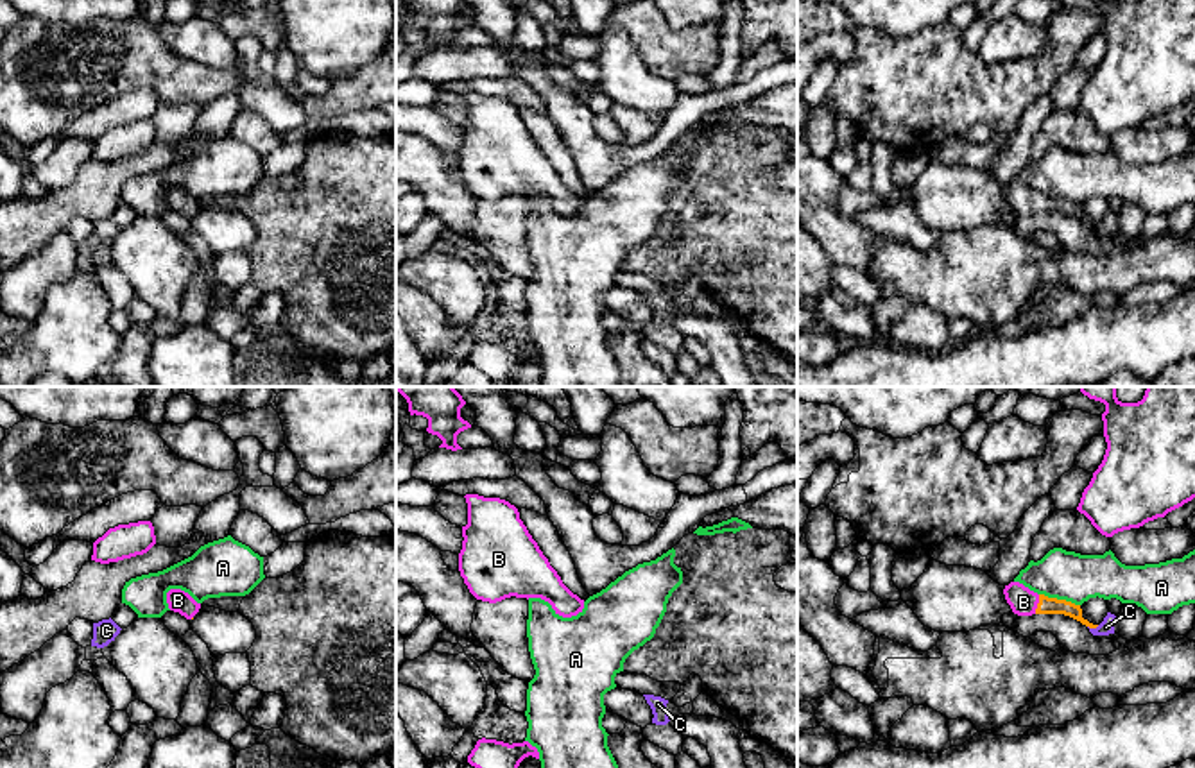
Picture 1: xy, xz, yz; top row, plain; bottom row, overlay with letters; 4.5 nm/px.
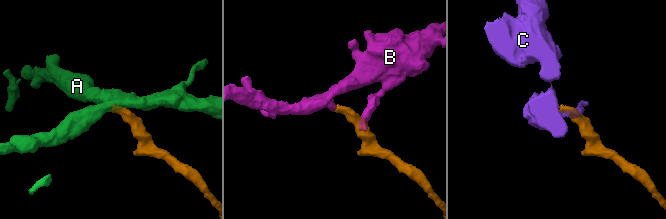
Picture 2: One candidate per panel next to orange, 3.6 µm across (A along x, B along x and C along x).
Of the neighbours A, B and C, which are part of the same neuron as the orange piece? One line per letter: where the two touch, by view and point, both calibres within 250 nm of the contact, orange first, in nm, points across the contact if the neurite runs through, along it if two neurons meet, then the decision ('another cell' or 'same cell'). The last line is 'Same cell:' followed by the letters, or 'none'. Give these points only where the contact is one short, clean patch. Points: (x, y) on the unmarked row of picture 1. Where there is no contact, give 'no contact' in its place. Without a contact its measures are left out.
A: contact yz (1059, 199); calibres 80 and 220 nm; border yz (1040, 192), (1079, 204); another cell
B: contact yz (1038, 203); calibres 80 and 130 nm; way yz (1047, 204), (1038, 203), (1023, 201); same cell
C: contact yz (1093, 226); calibres 80 and 70 nm; border yz (1099, 224), (1088, 226); another cell
Same cell: B

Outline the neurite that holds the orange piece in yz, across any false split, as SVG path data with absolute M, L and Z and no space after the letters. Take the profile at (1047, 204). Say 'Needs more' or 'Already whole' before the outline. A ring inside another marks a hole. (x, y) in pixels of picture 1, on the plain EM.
Needs more. M1010 181L1009 184L1005 184L1003 193L1012 211L1018 215L1064 213L1064 215L1070 215L1080 220L1082 224L1089 227L1098 226L1082 217L1080 204L1075 204L1066 199L1057 199L1057 197L1048 197L1045 193L1037 193L1019 181Z

